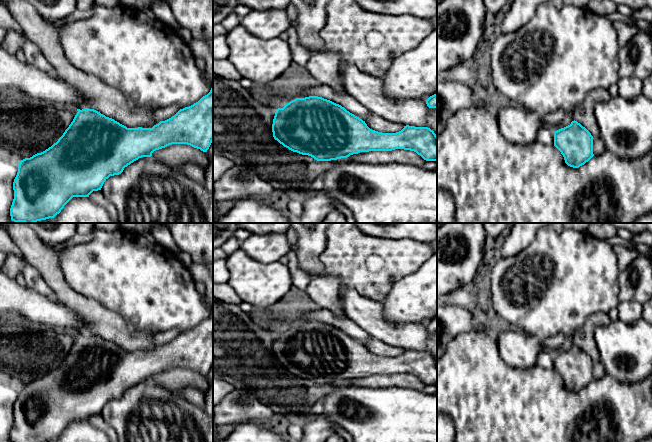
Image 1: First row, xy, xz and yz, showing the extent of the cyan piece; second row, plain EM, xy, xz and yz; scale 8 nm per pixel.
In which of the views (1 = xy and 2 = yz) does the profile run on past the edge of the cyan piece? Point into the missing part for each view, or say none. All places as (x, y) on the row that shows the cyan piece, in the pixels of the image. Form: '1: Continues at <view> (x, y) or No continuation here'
1: No continuation here
2: No continuation here

